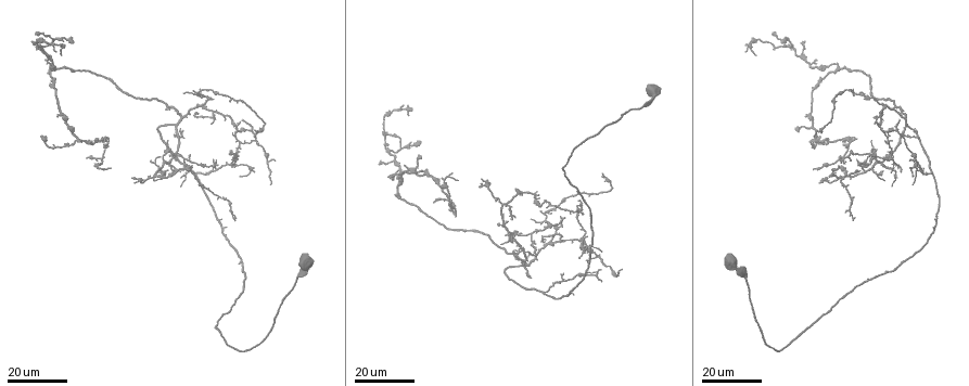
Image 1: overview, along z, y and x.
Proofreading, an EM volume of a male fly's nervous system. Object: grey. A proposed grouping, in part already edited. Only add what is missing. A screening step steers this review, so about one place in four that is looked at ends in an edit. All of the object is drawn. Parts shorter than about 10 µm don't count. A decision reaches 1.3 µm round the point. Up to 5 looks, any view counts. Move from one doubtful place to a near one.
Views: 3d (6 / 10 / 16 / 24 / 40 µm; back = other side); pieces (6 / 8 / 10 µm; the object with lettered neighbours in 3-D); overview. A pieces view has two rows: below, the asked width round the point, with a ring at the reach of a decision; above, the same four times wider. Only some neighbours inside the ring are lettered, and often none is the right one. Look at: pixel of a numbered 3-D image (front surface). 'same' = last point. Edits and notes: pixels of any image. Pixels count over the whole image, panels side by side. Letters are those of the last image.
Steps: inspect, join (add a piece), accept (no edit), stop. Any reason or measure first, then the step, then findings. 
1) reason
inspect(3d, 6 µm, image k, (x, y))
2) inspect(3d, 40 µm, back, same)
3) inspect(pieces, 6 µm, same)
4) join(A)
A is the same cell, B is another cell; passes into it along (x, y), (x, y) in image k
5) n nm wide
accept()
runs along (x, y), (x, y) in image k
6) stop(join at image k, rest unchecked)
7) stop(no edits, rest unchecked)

tapers out
inspect(3d, 16 µm, image 1, (860, 169))

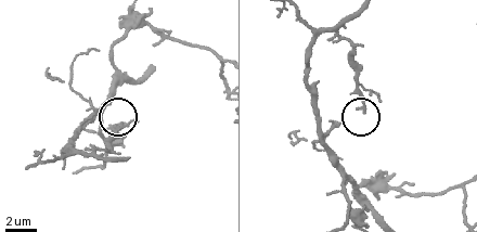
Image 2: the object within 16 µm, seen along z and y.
see the neighbours
inspect(pieces, 10 µm, image 2, (120, 122))

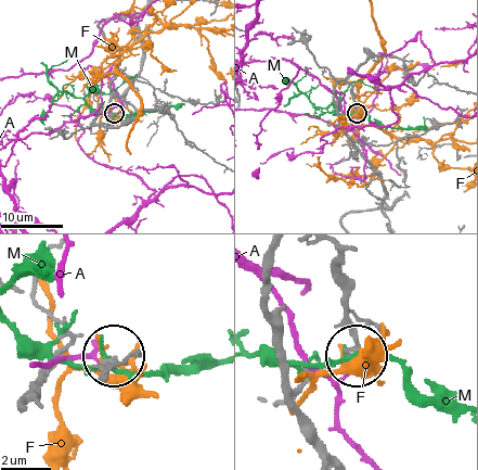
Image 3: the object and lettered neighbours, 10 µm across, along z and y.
accept()
A, F and M are other cells; no lettered piece goes on from it

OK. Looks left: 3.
an open end
inspect(3d, 16 µm, image 1, (844, 161))

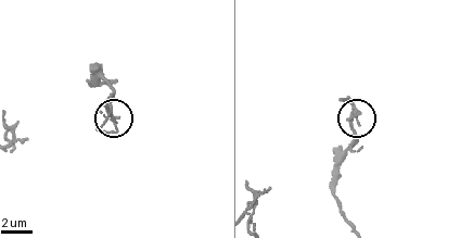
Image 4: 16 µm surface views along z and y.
inspect(3d, 6 µm, image 4, (105, 131))

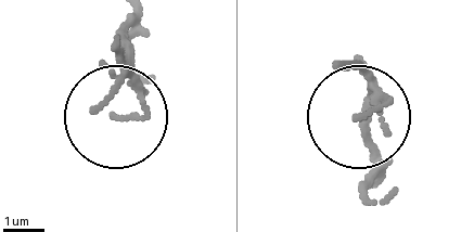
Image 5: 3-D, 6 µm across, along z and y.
see the neighbours
inspect(pieces, 8 µm, image 5, (118, 115))

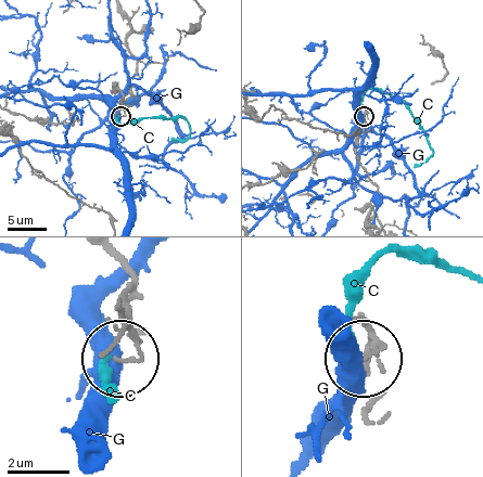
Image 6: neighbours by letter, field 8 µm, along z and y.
accept()
C and G are other cells; none of them fits

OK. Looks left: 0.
stop(no edits, rest unchecked)

